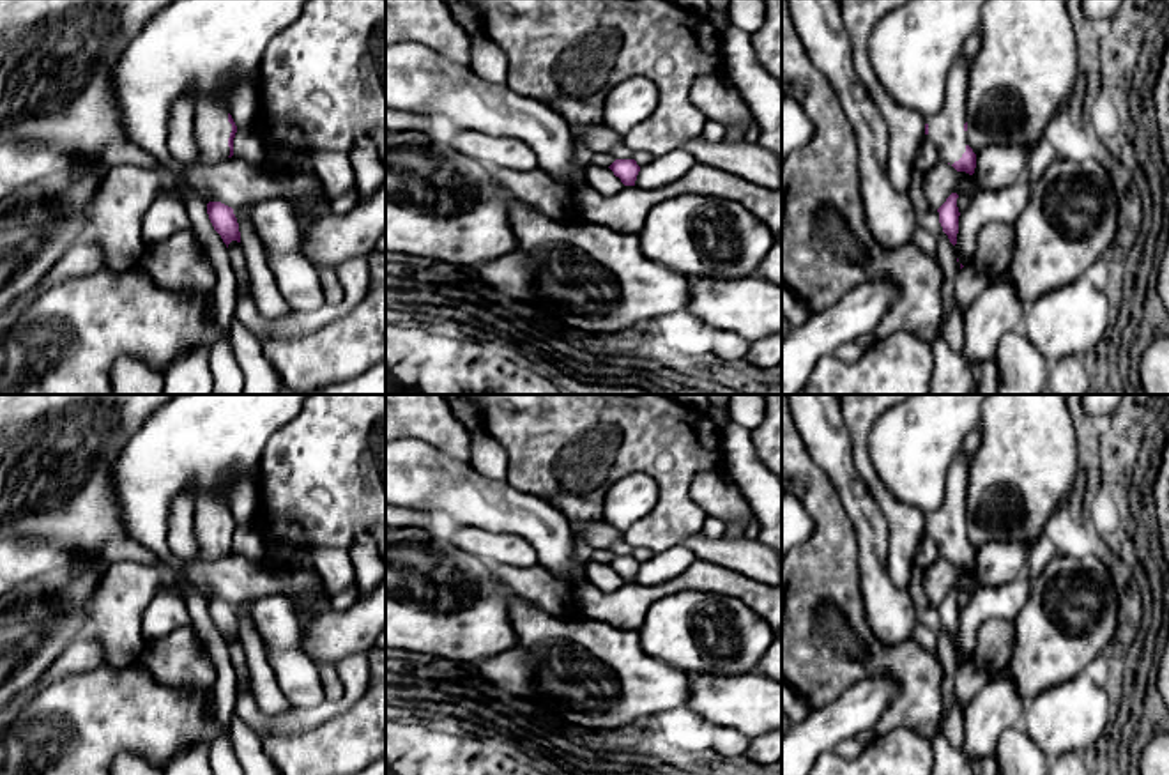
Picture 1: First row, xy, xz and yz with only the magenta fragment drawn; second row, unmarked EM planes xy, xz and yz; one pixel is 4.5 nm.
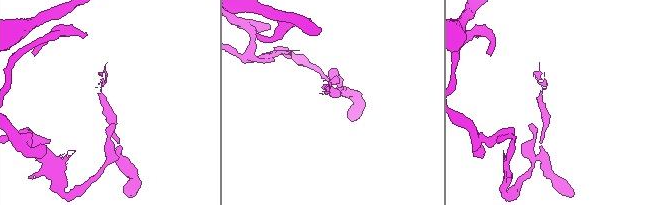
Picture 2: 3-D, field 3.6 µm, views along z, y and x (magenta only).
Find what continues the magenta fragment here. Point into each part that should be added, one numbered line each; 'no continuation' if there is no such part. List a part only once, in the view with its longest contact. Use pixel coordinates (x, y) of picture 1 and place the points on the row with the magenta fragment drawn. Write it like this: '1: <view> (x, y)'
no continuation

